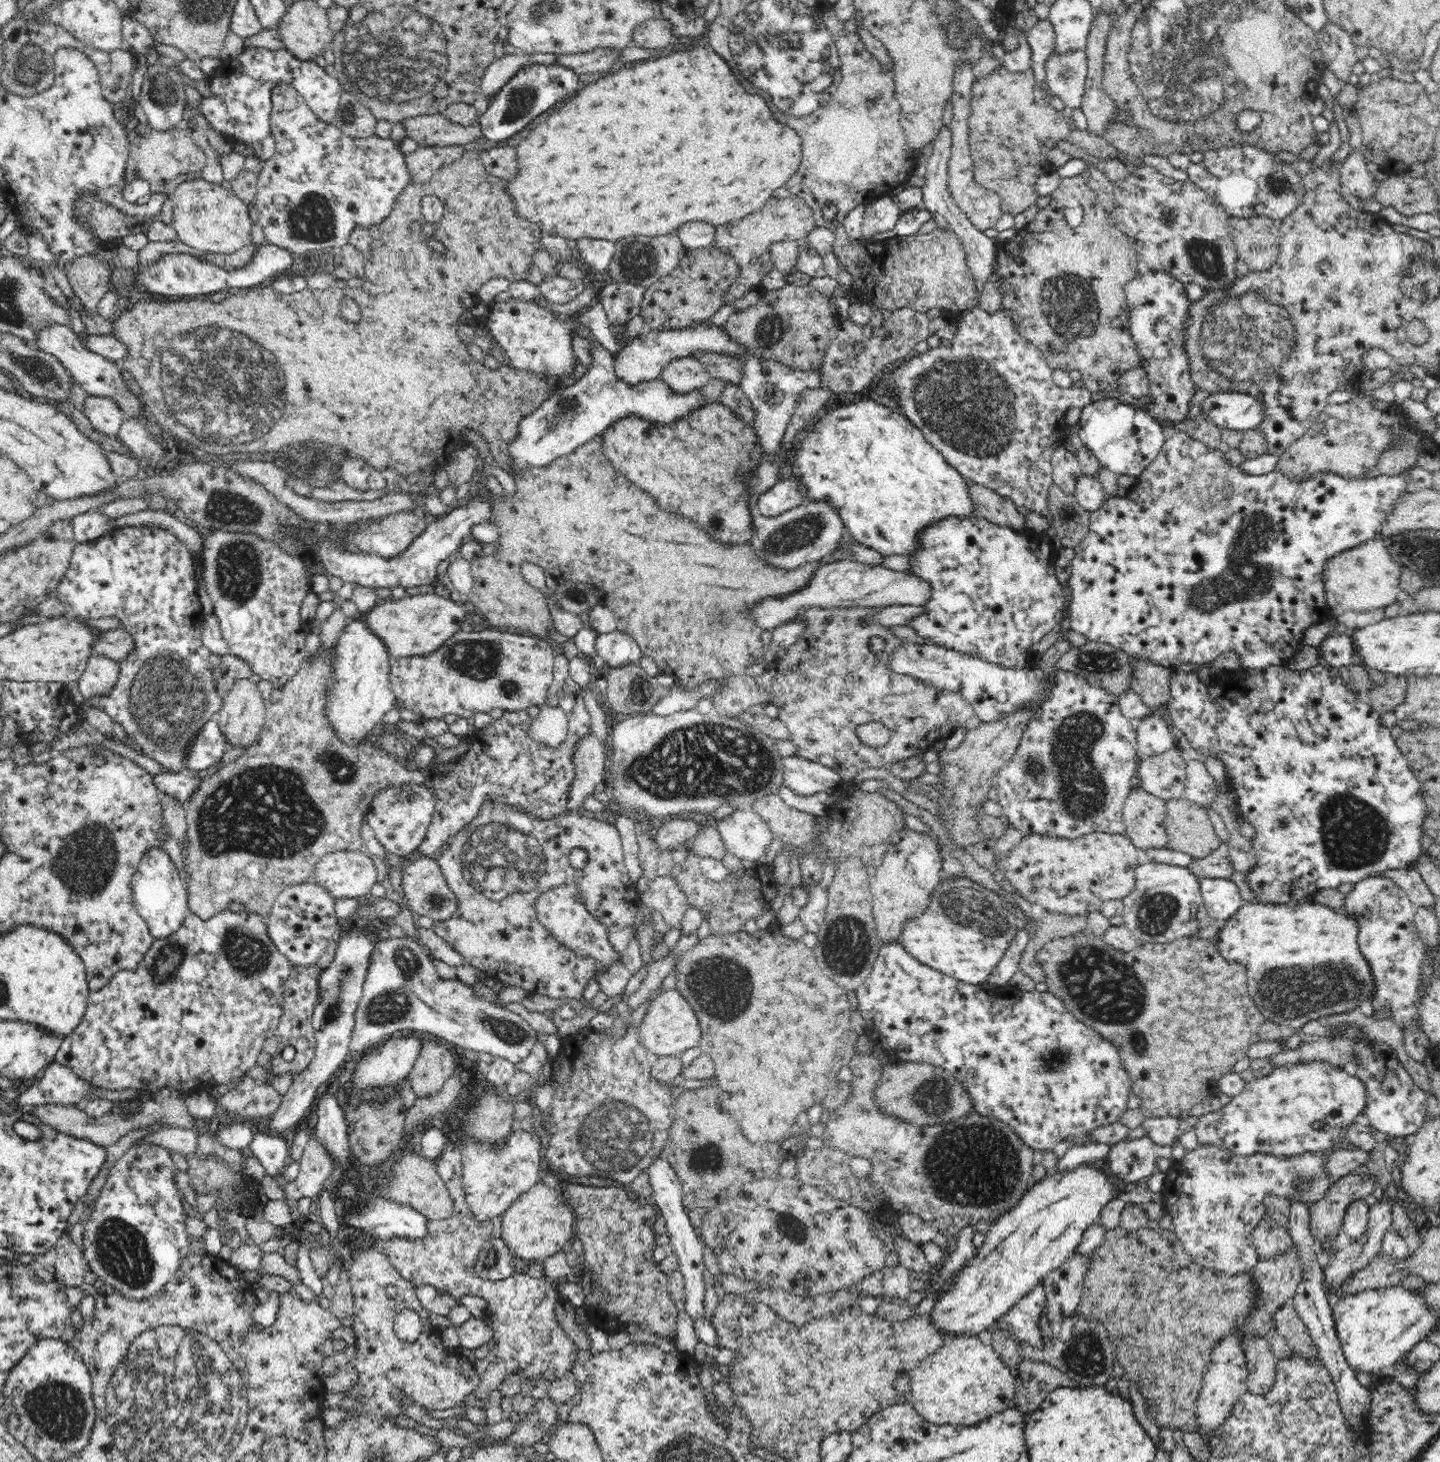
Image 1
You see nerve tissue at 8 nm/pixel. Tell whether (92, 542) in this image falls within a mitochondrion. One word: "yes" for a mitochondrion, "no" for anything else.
no

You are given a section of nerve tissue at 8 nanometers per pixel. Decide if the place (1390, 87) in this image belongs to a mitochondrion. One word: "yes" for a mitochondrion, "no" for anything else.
no

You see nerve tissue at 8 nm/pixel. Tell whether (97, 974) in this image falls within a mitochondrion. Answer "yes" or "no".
no

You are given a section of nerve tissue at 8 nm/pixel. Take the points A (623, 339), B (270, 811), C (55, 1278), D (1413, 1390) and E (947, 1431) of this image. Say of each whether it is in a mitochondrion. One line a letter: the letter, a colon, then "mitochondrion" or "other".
A: other
B: mitochondrion
C: other
D: other
E: other

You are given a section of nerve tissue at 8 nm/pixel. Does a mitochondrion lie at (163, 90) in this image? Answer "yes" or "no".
yes

